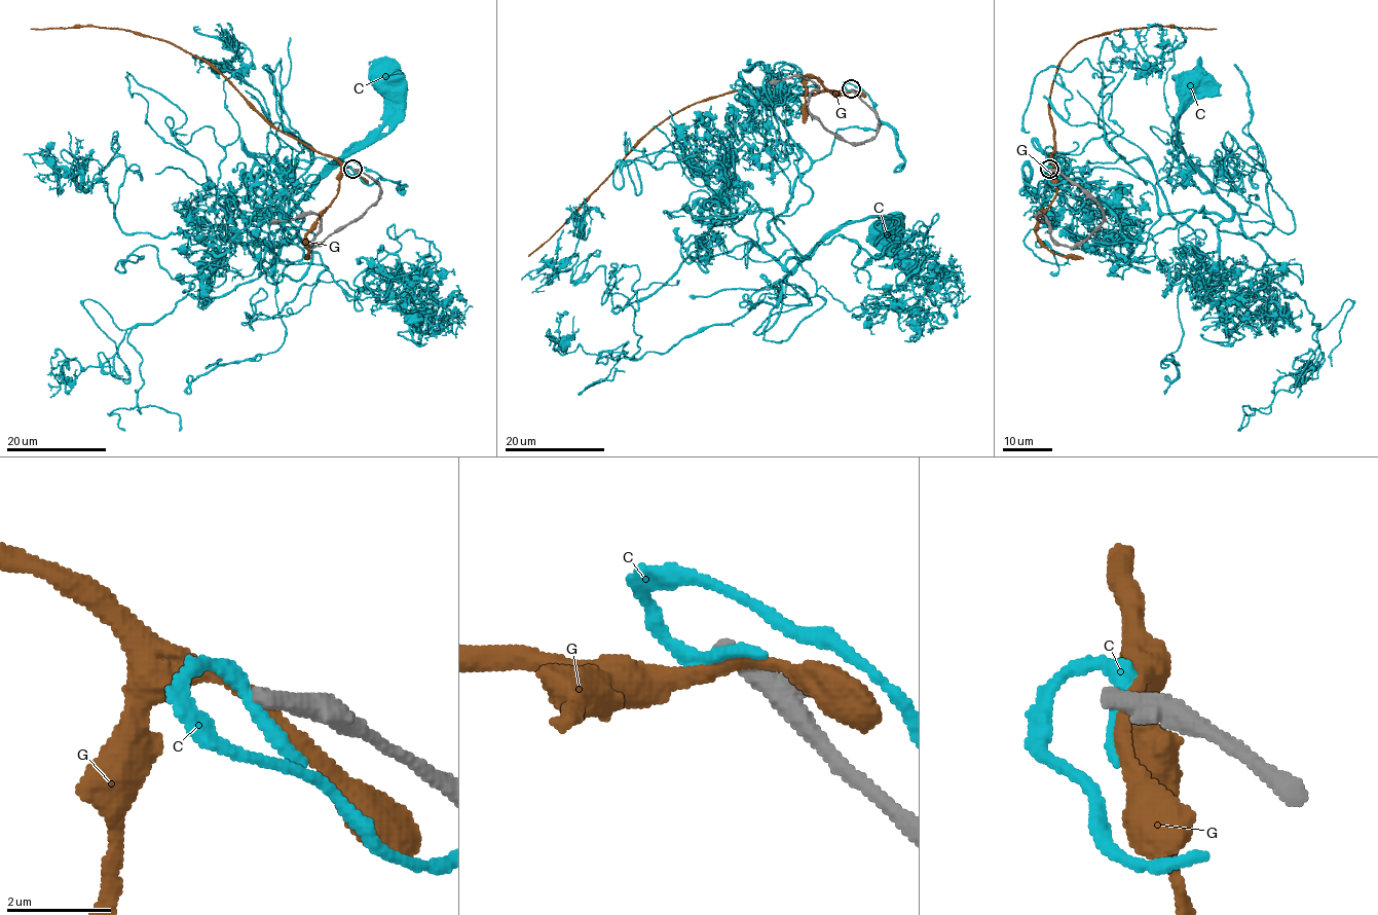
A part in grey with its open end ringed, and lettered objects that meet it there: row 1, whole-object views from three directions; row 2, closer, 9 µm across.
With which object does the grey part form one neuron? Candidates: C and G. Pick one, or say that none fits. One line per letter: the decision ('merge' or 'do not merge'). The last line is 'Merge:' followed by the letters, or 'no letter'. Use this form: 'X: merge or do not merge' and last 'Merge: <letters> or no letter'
C: do not merge
G: do not merge
Merge: no letter

